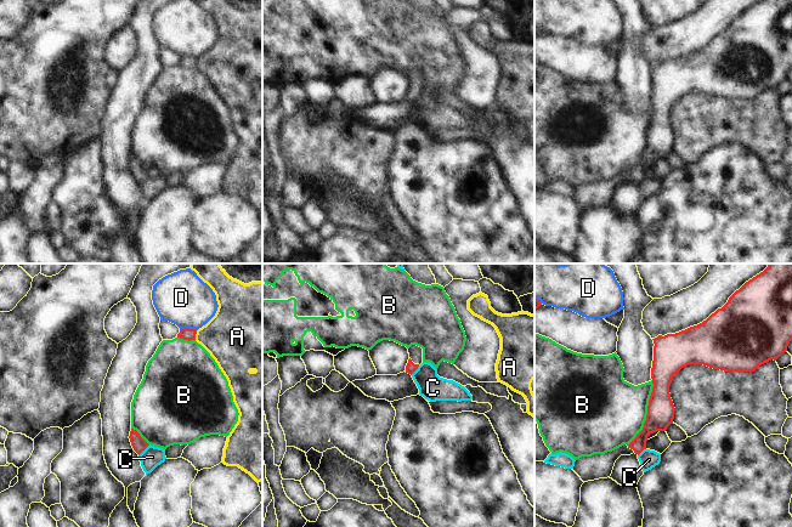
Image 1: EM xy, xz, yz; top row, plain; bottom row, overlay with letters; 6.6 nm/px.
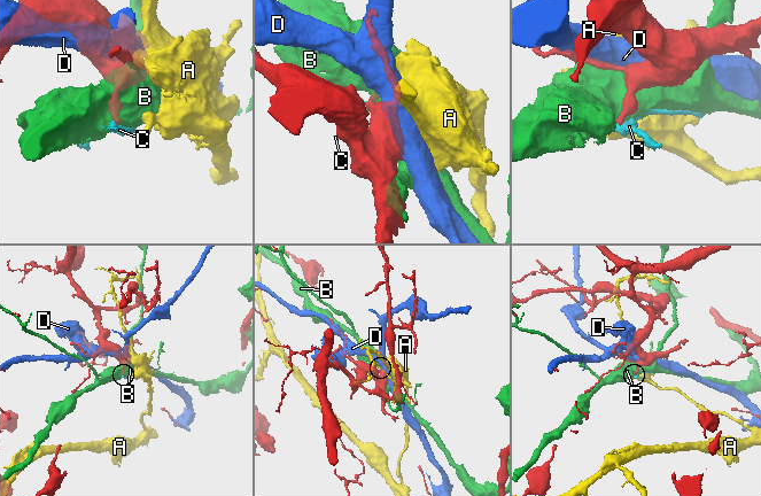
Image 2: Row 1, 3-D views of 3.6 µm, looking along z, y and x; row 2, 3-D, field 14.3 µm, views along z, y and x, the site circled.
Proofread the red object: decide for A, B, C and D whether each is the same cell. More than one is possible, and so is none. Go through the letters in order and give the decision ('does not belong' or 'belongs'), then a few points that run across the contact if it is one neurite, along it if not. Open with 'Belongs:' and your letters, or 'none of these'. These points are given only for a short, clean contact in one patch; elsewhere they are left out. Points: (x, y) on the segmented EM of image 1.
Belongs: none of these
A: does not belong
B: does not belong
C: does not belong; line xy (150, 445), (139, 455)
D: does not belong

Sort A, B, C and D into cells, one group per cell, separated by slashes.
A / B / C / D

